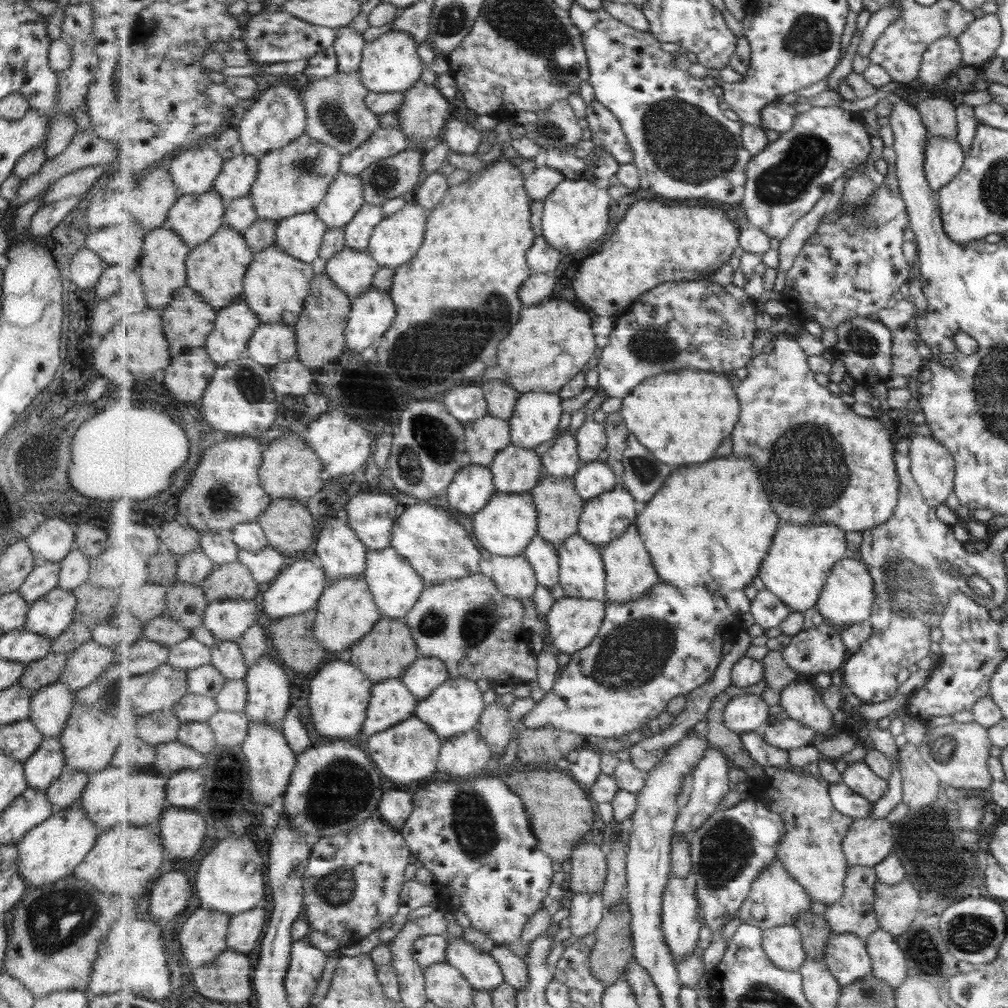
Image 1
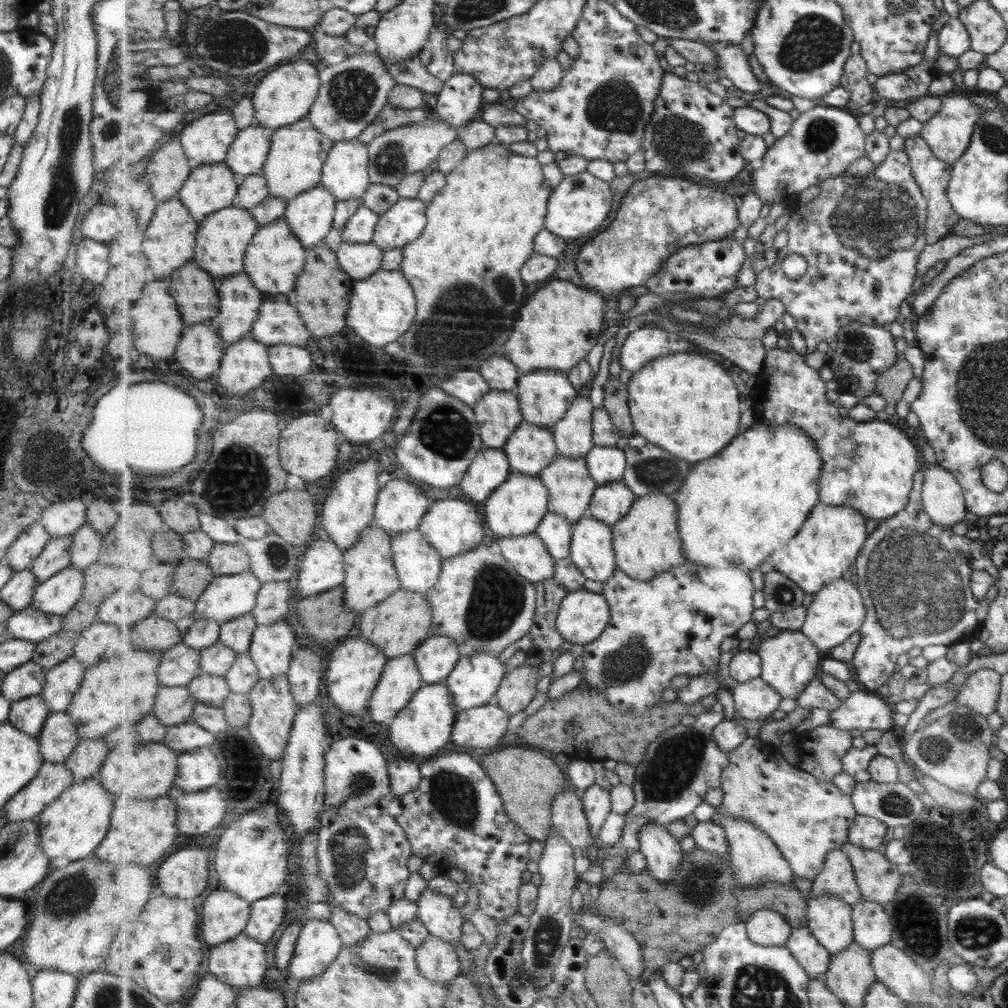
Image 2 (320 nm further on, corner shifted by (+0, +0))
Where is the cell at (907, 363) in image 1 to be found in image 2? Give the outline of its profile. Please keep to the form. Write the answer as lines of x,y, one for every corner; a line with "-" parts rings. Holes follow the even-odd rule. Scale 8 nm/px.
907,360
898,361
895,366
880,376
877,382
876,393
886,402
897,403
903,400
905,390
911,383
913,374
911,363

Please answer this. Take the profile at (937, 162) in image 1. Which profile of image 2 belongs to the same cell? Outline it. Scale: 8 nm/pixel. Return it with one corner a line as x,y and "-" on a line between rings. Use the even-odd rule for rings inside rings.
947,94
940,98
940,107
937,114
934,114
929,120
922,123
920,136
926,141
926,144
930,147
930,151
938,160
951,165
962,156
962,152
969,146
975,121
978,119
981,111
982,108
969,98

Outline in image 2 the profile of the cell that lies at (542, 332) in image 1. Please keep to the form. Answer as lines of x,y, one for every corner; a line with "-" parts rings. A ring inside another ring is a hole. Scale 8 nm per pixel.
551,280
521,308
521,318
515,332
507,342
506,357
520,370
529,374
535,370
549,369
568,372
587,358
597,344
597,337
604,330
605,302
603,296
579,288
571,280
-
589,294
587,298
583,298
-
591,302
591,304
585,304
-
593,334
593,336
591,336

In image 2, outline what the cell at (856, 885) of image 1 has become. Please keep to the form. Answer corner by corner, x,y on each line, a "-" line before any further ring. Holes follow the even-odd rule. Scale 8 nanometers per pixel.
835,850
827,856
827,862
823,866
819,876
812,880
813,896
835,895
841,898
845,904
853,907
863,900
862,890
854,872
851,858
842,850

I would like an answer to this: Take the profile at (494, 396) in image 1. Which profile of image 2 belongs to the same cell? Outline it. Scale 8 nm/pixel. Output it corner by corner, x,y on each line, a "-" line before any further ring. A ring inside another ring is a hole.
491,356
483,362
480,373
492,390
505,392
517,392
522,376
517,366
506,356

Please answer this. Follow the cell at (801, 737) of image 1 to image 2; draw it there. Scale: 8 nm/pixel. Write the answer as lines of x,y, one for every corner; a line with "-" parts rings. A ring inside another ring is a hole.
859,687
839,708
831,710
830,724
827,725
847,731
853,728
863,732
866,730
895,731
894,713
893,704
877,693

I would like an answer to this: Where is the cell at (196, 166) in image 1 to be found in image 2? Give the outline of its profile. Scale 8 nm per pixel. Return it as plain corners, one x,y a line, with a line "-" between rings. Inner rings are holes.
218,109
191,120
178,135
194,169
225,162
239,131
232,109

